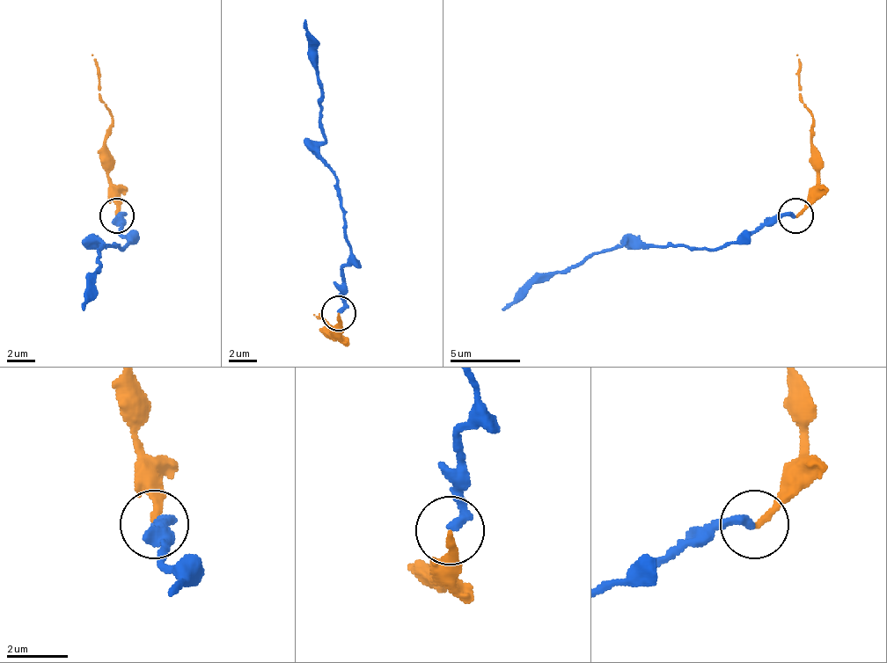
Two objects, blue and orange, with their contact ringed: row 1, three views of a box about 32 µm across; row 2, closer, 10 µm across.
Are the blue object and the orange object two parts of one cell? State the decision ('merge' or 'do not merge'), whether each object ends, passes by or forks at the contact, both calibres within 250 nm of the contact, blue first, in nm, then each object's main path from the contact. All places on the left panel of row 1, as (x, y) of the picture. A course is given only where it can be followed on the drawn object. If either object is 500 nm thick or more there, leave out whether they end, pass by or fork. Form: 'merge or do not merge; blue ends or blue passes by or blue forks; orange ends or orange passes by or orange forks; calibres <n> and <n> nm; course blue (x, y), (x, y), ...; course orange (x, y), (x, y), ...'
merge; blue ends; orange ends; calibres 320 and 200 nm; course blue (115, 216), (119, 216), (129, 241), (122, 248), (119, 244), (98, 244), (102, 244), (84, 311); course orange (115, 216), (115, 188), (109, 182), (109, 147), (106, 140), (112, 115), (98, 94), (98, 62), (91, 55)

